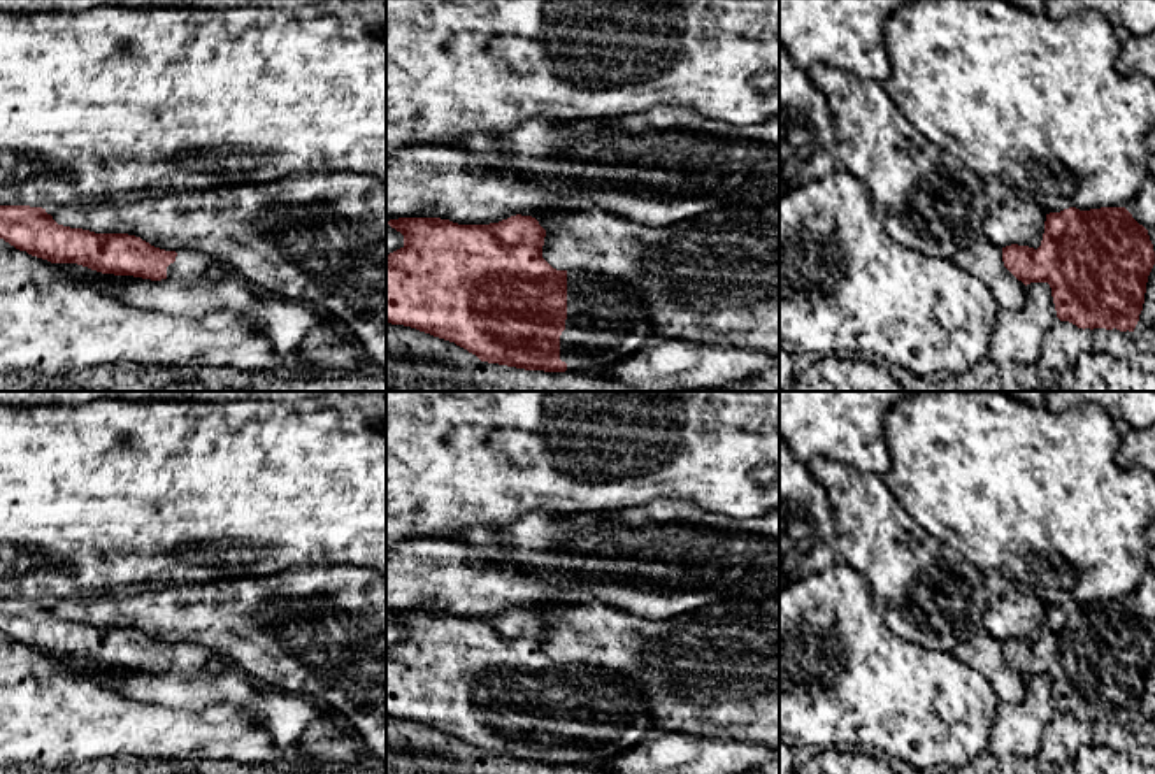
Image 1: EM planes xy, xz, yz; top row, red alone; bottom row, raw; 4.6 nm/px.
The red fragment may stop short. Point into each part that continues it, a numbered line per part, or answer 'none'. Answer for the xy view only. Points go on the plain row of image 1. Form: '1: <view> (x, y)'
1: xy (188, 659)

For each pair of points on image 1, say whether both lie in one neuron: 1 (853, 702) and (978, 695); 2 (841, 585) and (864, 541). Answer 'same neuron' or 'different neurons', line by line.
1: same neuron
2: different neurons

